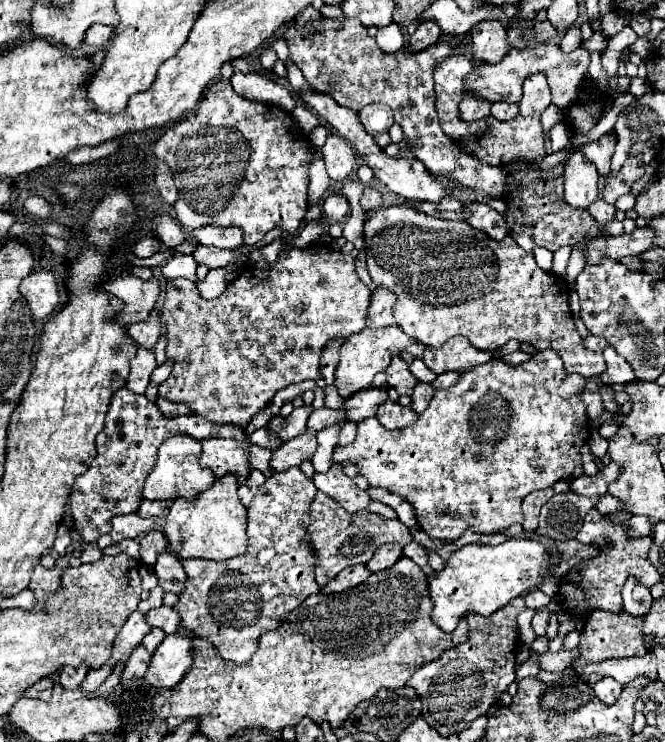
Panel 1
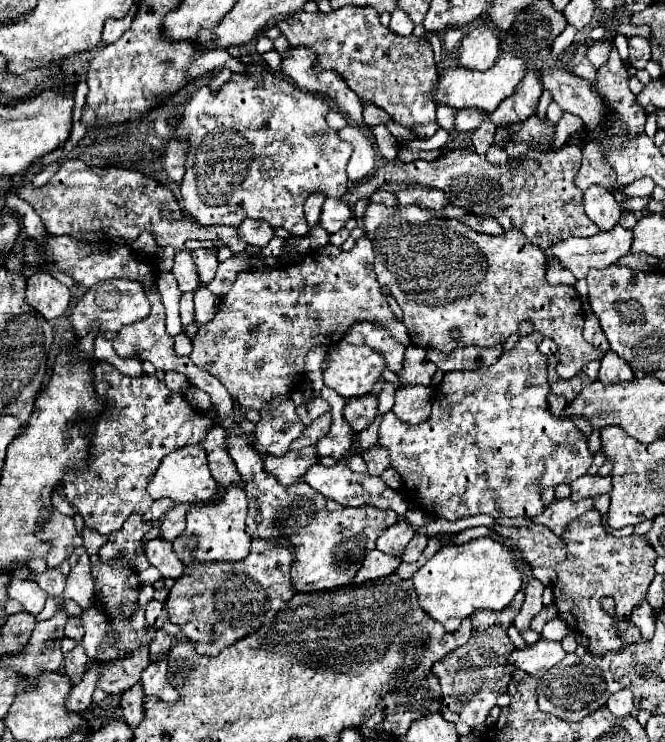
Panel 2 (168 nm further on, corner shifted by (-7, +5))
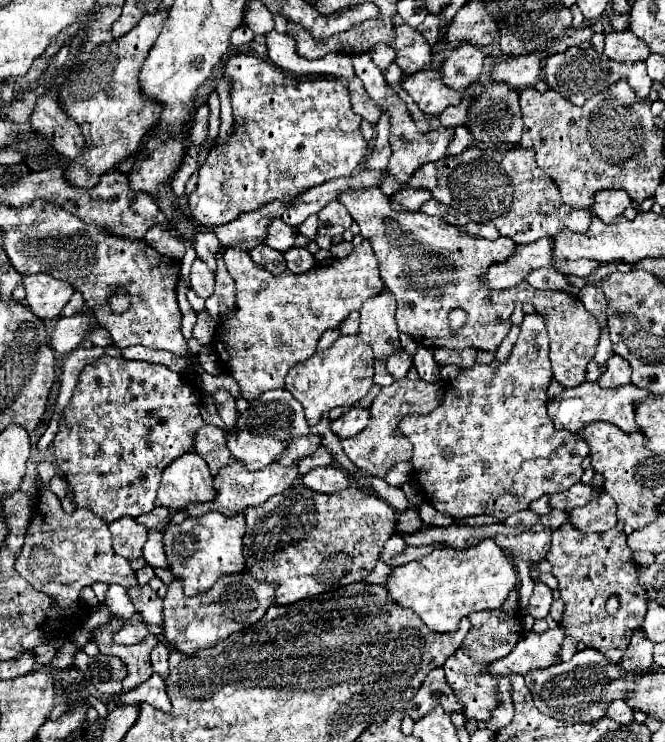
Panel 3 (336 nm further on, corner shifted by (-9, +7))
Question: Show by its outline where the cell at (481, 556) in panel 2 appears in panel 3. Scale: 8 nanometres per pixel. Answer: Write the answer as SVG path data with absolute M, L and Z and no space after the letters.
M485 538L467 550L437 548L417 562L393 568L393 574L385 582L391 600L413 608L433 632L455 632L459 620L469 612L501 608L515 586L517 570L493 538Z

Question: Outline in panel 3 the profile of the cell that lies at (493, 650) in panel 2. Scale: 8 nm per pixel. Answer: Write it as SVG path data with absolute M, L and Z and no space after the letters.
M513 590L501 608L469 614L473 628L467 640L461 644L461 648L453 652L443 666L447 682L453 688L459 704L463 706L461 712L467 720L489 720L493 710L499 708L499 700L501 700L499 684L497 678L489 672L489 666L491 662L507 656L515 648L517 640L521 638L523 624L521 624L521 616L517 614L517 606L519 606L519 592Z

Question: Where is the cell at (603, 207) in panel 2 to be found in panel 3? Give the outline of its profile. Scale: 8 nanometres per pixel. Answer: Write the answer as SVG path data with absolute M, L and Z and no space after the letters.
M601 190L595 194L593 212L599 216L601 222L613 224L619 216L623 216L625 208L631 206L631 198L623 190Z

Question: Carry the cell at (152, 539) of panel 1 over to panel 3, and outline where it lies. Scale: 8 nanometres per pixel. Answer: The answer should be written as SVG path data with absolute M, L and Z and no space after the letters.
M233 462L225 468L221 468L219 472L221 476L217 476L217 496L213 502L191 502L189 506L183 508L183 512L187 514L187 518L199 518L207 512L213 512L213 510L219 510L221 514L225 516L235 516L237 512L243 512L247 506L255 506L255 504L261 504L265 502L267 498L275 496L275 494L281 494L285 492L295 480L297 480L297 464L291 464L291 466L281 466L279 462L273 462L257 472L251 472L245 468L245 464L241 462Z

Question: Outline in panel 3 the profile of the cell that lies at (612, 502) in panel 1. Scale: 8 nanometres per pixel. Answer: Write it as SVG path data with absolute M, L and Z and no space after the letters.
M603 492L597 500L581 508L573 508L569 512L569 522L583 532L605 532L617 524L615 500Z

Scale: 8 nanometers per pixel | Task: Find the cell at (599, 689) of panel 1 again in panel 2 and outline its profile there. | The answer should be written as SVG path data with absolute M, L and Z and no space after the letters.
M623 688L619 692L615 692L609 702L607 702L607 708L611 714L615 714L617 718L625 718L631 714L633 710L633 694L629 688Z

